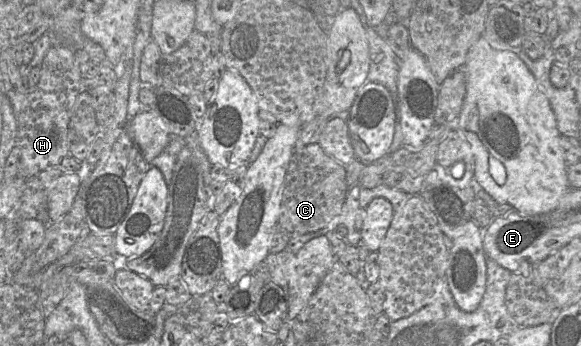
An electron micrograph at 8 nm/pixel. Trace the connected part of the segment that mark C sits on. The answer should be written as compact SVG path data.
M318 143L295 149L281 190L278 225L290 236L316 232L340 213L349 187L345 166L324 153Z

